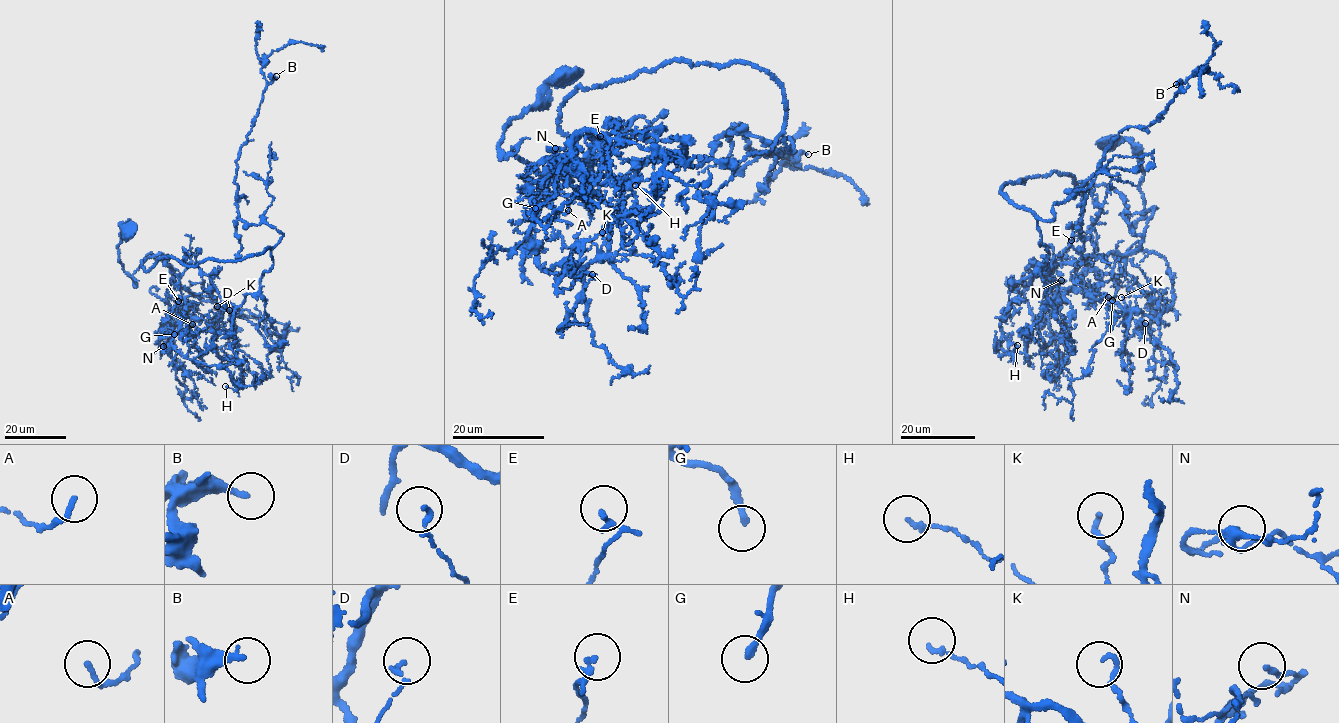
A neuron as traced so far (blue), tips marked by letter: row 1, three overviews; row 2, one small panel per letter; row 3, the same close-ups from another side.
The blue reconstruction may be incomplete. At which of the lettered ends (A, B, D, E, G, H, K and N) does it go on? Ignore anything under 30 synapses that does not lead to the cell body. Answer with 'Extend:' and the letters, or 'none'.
Extend: G

